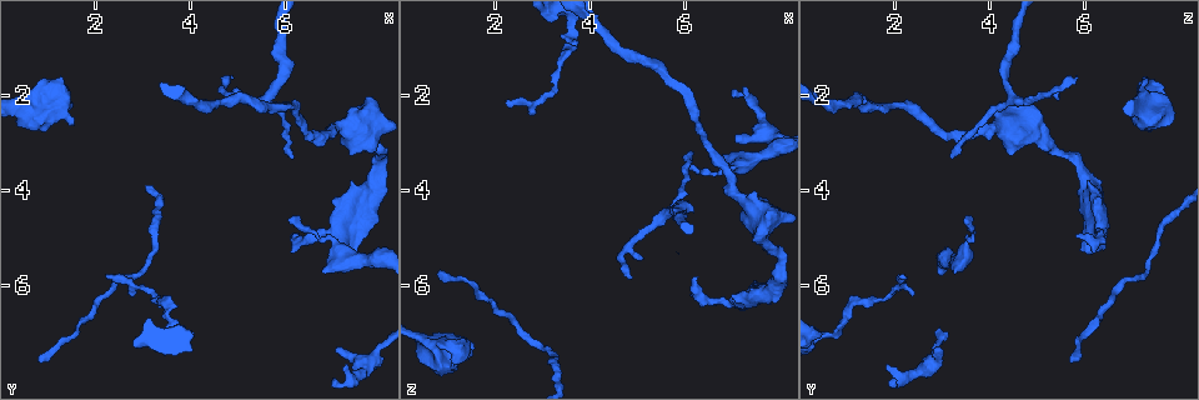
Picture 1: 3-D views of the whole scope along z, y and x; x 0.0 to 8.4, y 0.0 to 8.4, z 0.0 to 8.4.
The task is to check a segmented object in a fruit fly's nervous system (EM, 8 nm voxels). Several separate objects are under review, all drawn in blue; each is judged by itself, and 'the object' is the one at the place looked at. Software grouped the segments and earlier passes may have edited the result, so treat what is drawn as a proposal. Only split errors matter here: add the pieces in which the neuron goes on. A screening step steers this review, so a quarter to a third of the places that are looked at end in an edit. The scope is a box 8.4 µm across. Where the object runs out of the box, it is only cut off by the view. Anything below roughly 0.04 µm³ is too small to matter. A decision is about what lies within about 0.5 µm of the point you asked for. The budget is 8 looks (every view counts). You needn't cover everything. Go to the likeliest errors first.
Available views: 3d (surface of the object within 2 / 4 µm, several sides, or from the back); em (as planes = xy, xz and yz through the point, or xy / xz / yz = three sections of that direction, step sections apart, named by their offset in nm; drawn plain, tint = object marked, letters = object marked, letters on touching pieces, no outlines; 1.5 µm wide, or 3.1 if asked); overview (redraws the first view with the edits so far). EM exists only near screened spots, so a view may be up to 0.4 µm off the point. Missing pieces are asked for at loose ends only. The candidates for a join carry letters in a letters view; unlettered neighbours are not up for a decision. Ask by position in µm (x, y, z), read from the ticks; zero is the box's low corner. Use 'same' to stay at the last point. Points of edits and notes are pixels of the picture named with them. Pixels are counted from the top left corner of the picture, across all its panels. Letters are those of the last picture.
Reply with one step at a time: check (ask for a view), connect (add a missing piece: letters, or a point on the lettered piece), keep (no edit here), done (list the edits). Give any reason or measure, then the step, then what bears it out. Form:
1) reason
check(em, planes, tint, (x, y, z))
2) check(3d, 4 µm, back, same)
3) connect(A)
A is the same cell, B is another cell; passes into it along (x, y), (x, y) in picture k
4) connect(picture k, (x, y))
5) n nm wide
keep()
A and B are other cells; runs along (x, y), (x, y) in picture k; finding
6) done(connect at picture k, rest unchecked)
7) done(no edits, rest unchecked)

an open end
check(3d, 2 µm, (6.25, 4.95, 5.80))

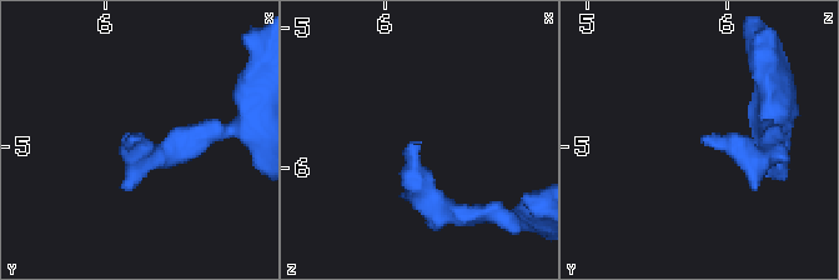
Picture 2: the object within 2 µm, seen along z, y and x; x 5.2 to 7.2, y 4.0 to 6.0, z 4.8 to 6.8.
now the EM
check(em, yz, step 8, tint, (6.26, 4.92, 5.82))

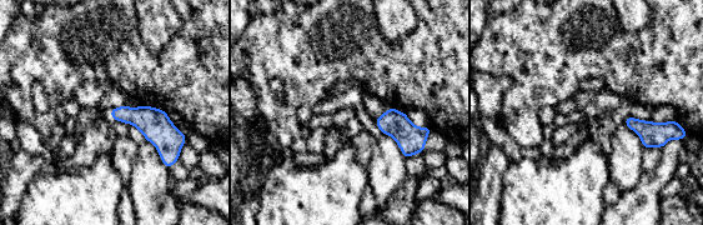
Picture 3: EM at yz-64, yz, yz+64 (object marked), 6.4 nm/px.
check(em, xy, step 8, letters, same)

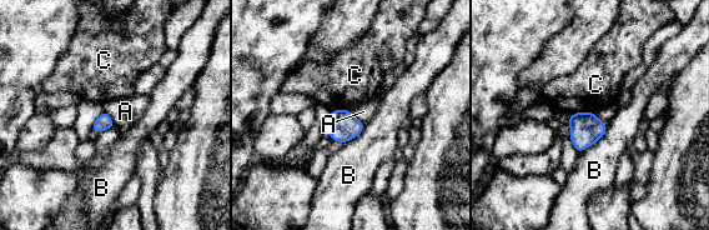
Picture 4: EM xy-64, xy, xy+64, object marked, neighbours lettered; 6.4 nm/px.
keep()
A, B and C are other cells; no lettered piece goes on from it

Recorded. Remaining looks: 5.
end of a long branch
check(3d, 4 µm, (6.10, 4.65, 3.50))

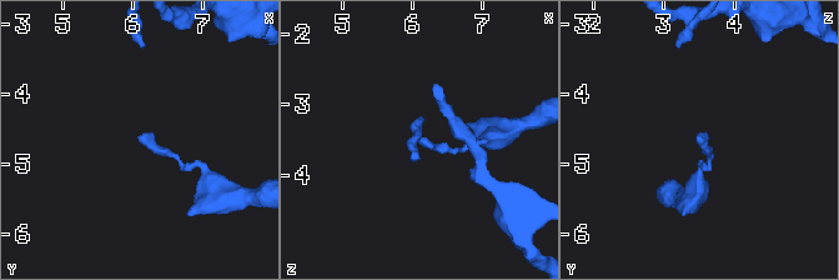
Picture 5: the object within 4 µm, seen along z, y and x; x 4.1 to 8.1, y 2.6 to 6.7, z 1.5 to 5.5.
now the EM
check(em, planes, letters, (6.10, 4.65, 3.45))

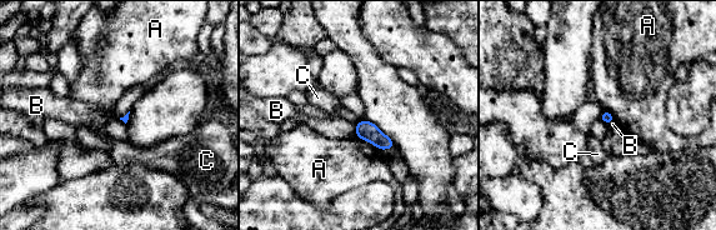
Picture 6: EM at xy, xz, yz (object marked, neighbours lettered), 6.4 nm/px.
A touches over 180 nm
keep()
A, B and C are other cells; border along (354, 125), (356, 135) in picture 6; none of them fits

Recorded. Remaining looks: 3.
stops while still wide
check(3d, 4 µm, (7.70, 2.00, 4.40))

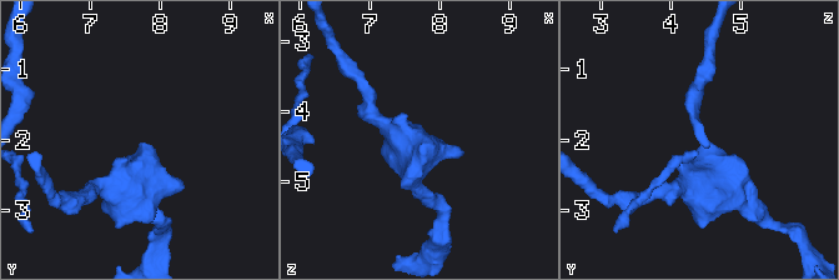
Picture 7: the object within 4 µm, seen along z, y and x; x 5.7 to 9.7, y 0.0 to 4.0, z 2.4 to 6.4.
check(em, xz, step 8, tint, (7.80, 2.05, 4.45))

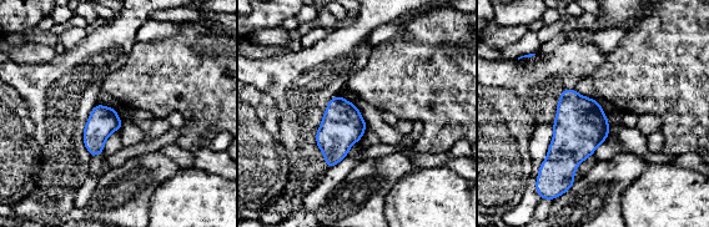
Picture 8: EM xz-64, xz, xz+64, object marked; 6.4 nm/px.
check(em, planes, letters, same)

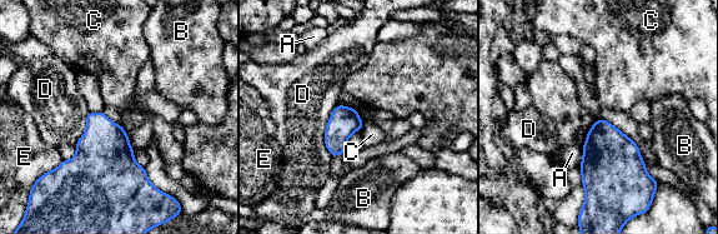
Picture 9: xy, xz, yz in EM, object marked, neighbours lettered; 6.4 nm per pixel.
keep()
A, B, C, D and E are other cells; border along (339, 104), (325, 129), (331, 157) in picture 9; none of them fits

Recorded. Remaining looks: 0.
done(no edits, rest unchecked)

